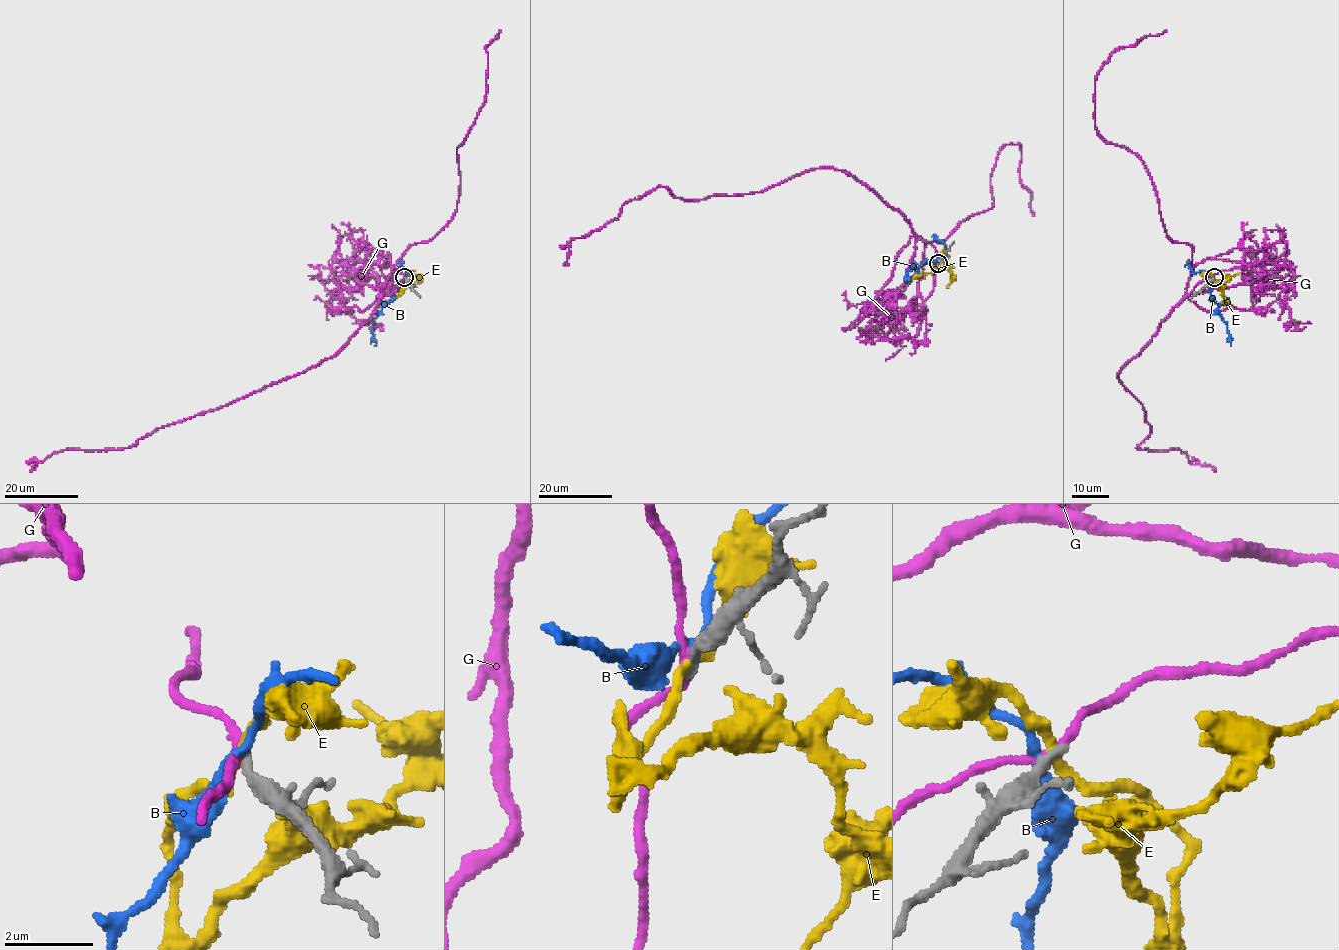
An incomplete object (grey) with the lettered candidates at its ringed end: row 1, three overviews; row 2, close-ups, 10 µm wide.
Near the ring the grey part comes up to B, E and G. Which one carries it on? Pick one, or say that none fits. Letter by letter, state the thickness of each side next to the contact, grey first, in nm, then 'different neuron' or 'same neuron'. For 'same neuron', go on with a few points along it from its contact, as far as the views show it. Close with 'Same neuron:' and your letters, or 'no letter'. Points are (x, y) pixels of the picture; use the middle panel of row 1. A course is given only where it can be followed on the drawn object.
B: 360 nm thick on the grey side, 200 nm on the other; different neuron
E: 280 nm thick on the grey side, 220 nm on the other; different neuron
G: 300 nm thick on the grey side, 170 nm on the other; different neuron
Same neuron: no letter

